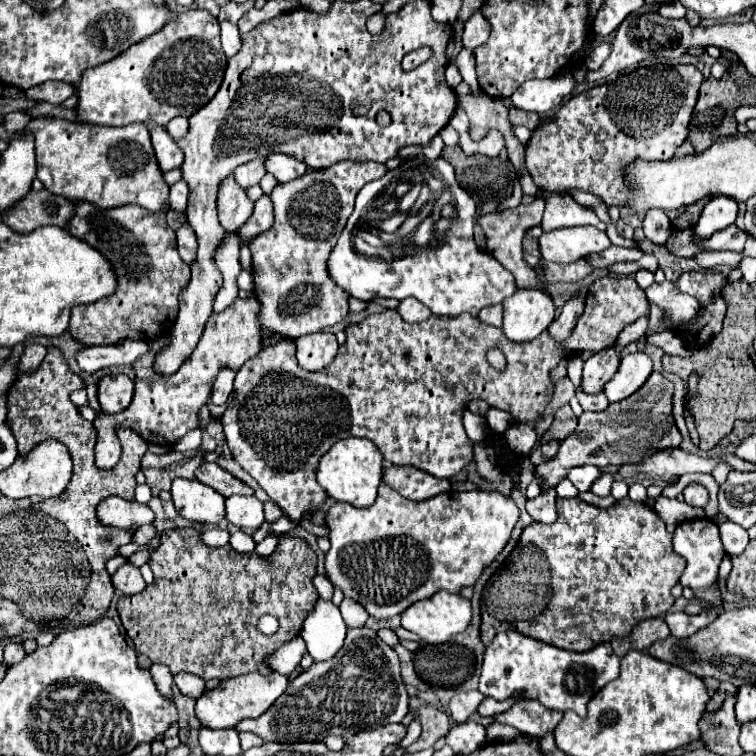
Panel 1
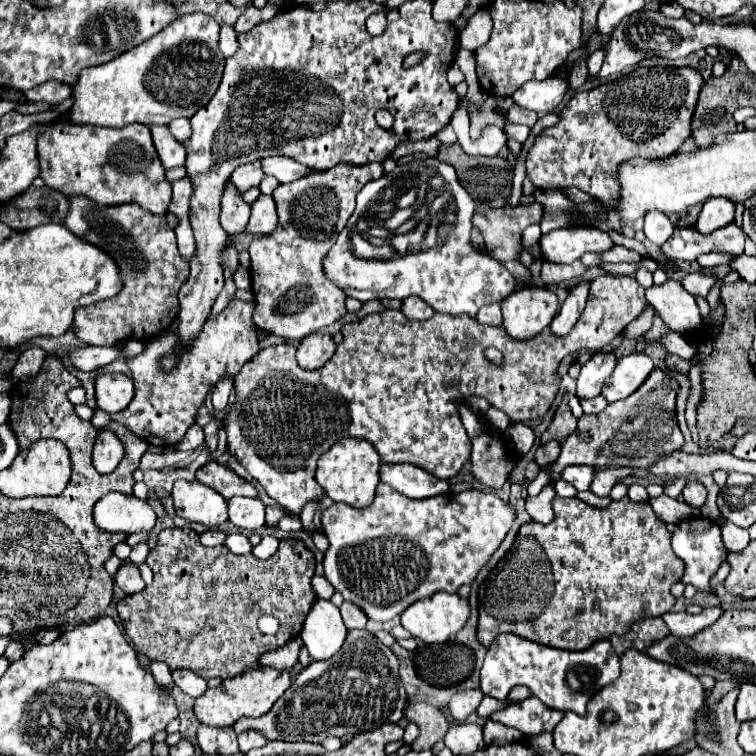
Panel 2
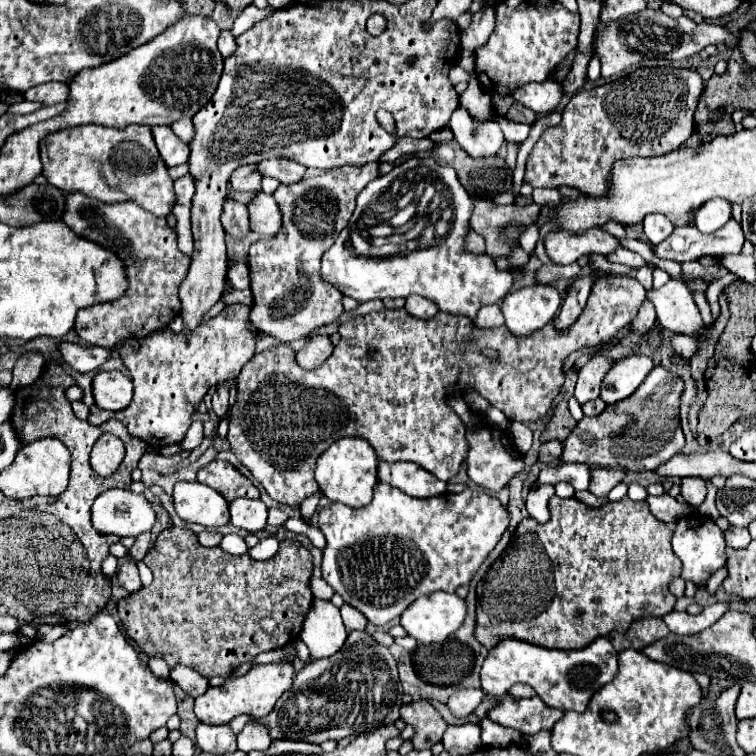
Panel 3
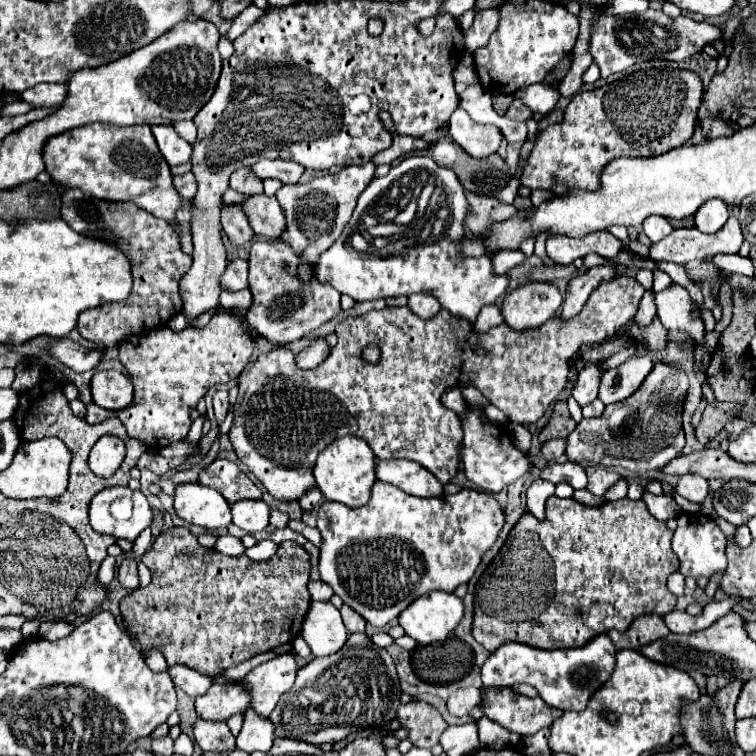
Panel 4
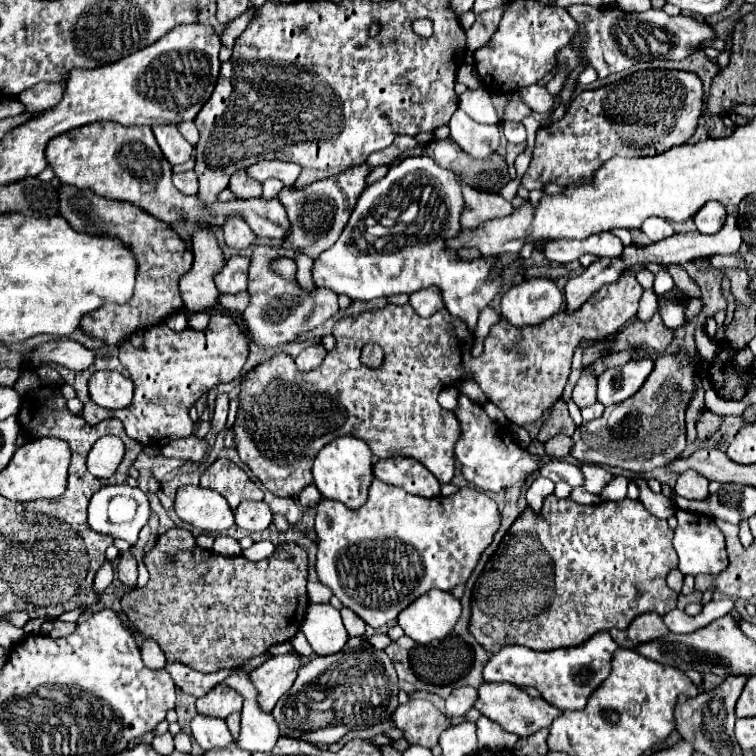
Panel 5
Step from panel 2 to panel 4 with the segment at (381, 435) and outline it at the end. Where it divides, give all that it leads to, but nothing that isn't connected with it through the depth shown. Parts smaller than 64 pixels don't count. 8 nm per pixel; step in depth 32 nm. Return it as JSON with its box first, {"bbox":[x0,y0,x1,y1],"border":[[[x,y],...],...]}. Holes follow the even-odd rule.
{"bbox":[230,274,644,500],"border":[[[622,274],[616,276],[612,282],[600,284],[596,292],[592,292],[592,296],[588,298],[588,304],[584,304],[582,312],[568,322],[560,320],[560,316],[554,316],[552,320],[548,320],[548,324],[532,328],[532,332],[512,332],[512,328],[502,322],[500,326],[490,328],[484,336],[478,336],[468,320],[450,316],[444,310],[424,320],[416,316],[408,306],[386,306],[384,310],[372,310],[356,318],[346,318],[336,324],[334,334],[338,336],[338,344],[318,368],[300,370],[292,358],[292,352],[286,348],[278,348],[270,354],[262,354],[256,364],[248,366],[240,374],[240,394],[234,404],[234,424],[230,428],[232,446],[240,462],[244,462],[248,470],[264,484],[264,488],[278,500],[298,500],[306,490],[316,486],[312,476],[316,456],[332,440],[348,434],[366,440],[376,458],[414,460],[430,470],[442,484],[448,484],[458,470],[462,424],[456,412],[440,404],[442,392],[470,382],[484,390],[484,396],[502,410],[510,422],[538,422],[564,390],[570,372],[568,362],[572,360],[576,350],[582,344],[602,344],[606,338],[616,336],[636,316],[642,294],[644,288],[640,288],[640,284],[632,276]],[[366,344],[380,346],[380,364],[364,366],[360,352]],[[476,344],[484,348],[484,354],[474,354]]]}

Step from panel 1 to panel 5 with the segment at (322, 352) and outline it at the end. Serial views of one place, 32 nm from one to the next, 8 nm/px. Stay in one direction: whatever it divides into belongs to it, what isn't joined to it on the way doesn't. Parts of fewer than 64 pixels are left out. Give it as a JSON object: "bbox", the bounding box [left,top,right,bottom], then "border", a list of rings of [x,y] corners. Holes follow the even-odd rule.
{"bbox":[294,344,326,372],"border":[[[314,344],[314,346],[304,348],[304,350],[296,356],[296,360],[294,360],[294,362],[296,362],[298,370],[308,372],[308,370],[318,368],[318,364],[324,360],[324,356],[326,356],[326,350],[322,348],[322,344]]]}

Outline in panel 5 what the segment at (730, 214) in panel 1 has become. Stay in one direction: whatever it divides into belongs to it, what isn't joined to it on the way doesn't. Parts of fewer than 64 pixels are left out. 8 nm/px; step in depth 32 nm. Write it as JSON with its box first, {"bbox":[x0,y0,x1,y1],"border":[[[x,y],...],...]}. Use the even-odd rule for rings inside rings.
{"bbox":[694,202,726,234],"border":[[[708,202],[704,204],[704,208],[700,208],[700,212],[696,212],[694,222],[698,232],[702,234],[716,234],[726,220],[726,208],[718,202]]]}

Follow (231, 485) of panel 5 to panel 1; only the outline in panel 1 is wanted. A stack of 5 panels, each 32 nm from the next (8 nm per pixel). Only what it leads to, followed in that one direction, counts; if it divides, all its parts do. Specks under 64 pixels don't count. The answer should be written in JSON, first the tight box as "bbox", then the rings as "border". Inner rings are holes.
{"bbox":[196,462,254,498],"border":[[[204,462],[198,470],[196,470],[196,480],[214,488],[216,492],[220,492],[224,498],[226,496],[234,496],[234,494],[240,494],[240,496],[254,496],[254,490],[240,482],[234,474],[230,474],[226,468],[218,466],[216,462]]]}

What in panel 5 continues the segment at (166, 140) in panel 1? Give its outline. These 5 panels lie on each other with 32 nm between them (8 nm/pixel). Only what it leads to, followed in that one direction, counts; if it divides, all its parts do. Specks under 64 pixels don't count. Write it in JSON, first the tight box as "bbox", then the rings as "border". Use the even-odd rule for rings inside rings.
{"bbox":[152,124,194,166],"border":[[[162,124],[162,126],[156,126],[152,130],[154,130],[154,136],[156,136],[156,140],[158,140],[164,156],[168,158],[168,162],[172,166],[174,164],[182,164],[182,162],[186,162],[192,156],[194,148],[180,134],[180,130],[178,130],[176,124]]]}

